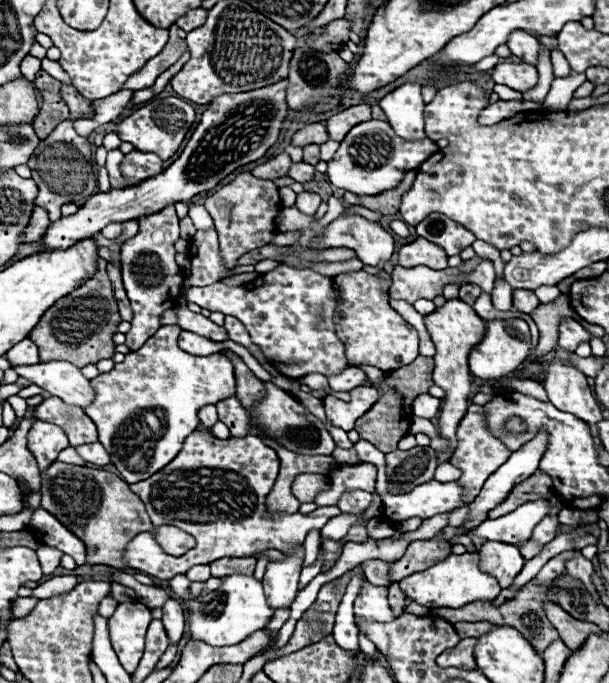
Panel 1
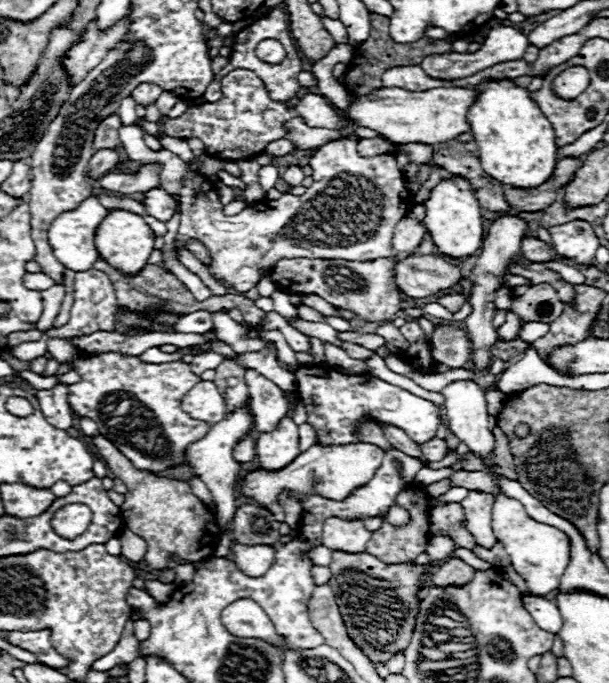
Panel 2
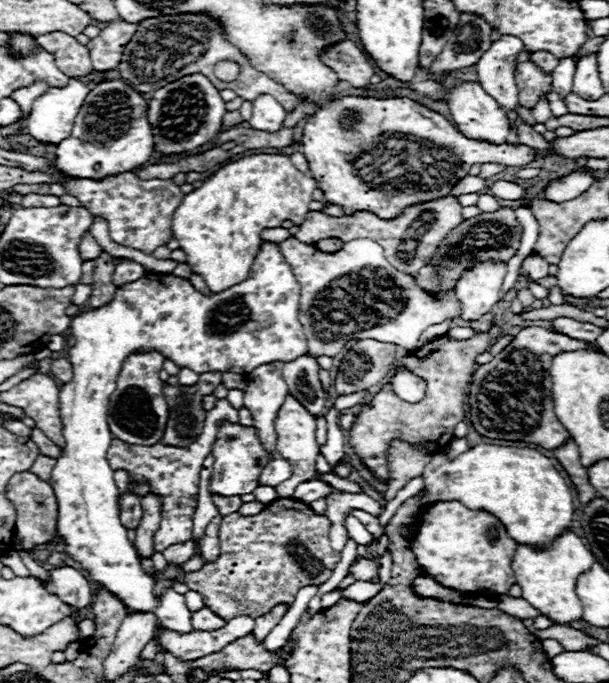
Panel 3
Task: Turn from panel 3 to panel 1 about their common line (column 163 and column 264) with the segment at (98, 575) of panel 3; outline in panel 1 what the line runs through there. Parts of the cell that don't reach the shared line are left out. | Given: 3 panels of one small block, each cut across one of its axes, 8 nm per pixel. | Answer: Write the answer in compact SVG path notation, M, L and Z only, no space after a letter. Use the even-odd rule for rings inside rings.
M280 264L240 288L226 286L222 282L192 286L186 292L186 300L210 312L222 312L238 318L250 332L252 342L260 346L268 362L286 378L296 380L312 372L332 376L348 366L344 344L334 326L336 294L332 288L332 278L322 276L312 268ZM230 574L222 578L218 590L210 592L208 596L202 598L202 602L194 604L194 610L190 614L190 636L200 638L212 646L238 644L252 632L266 628L272 616L274 612L266 602L262 584L248 574Z

